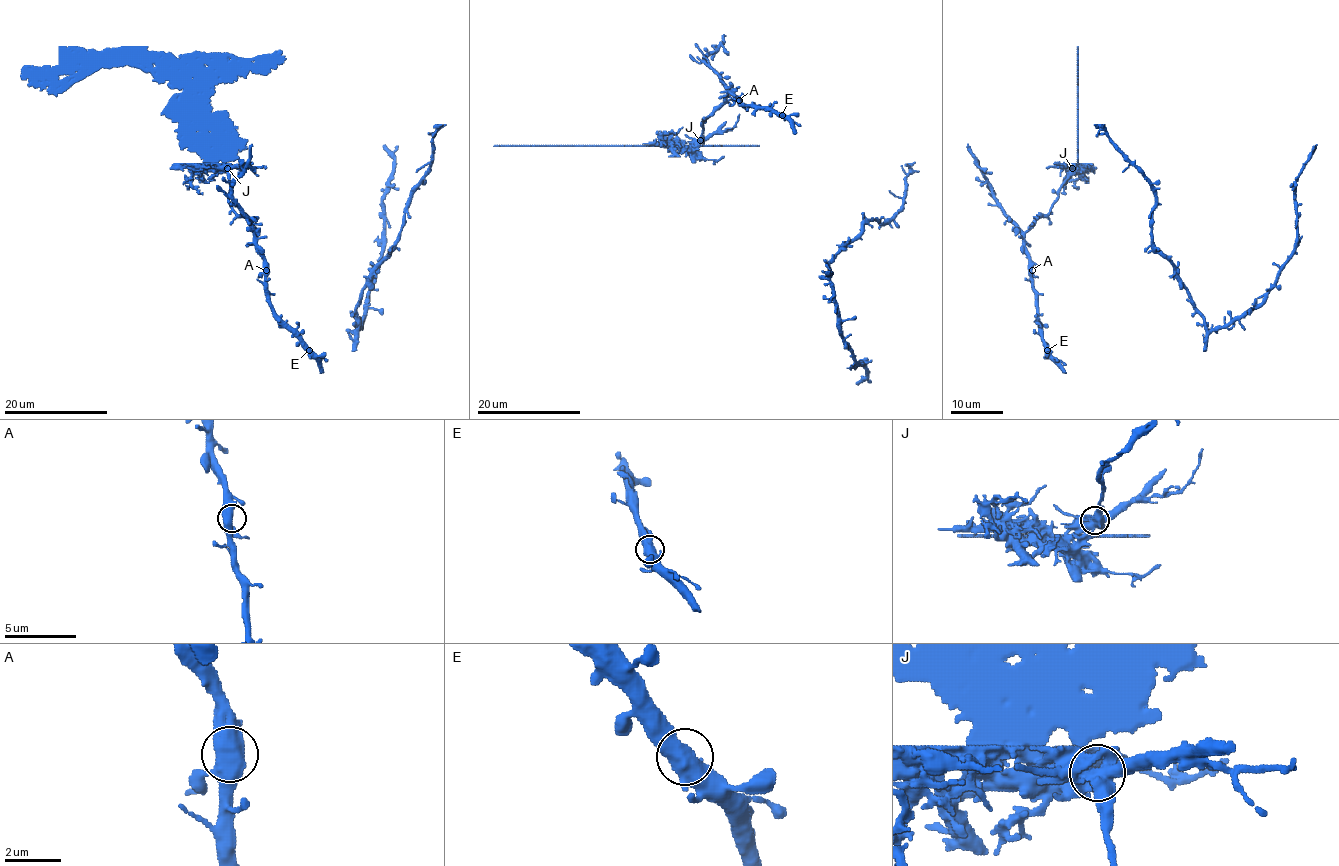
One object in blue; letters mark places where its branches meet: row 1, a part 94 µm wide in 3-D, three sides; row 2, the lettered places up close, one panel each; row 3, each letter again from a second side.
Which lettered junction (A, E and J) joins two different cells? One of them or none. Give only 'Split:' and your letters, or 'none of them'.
Split: J

